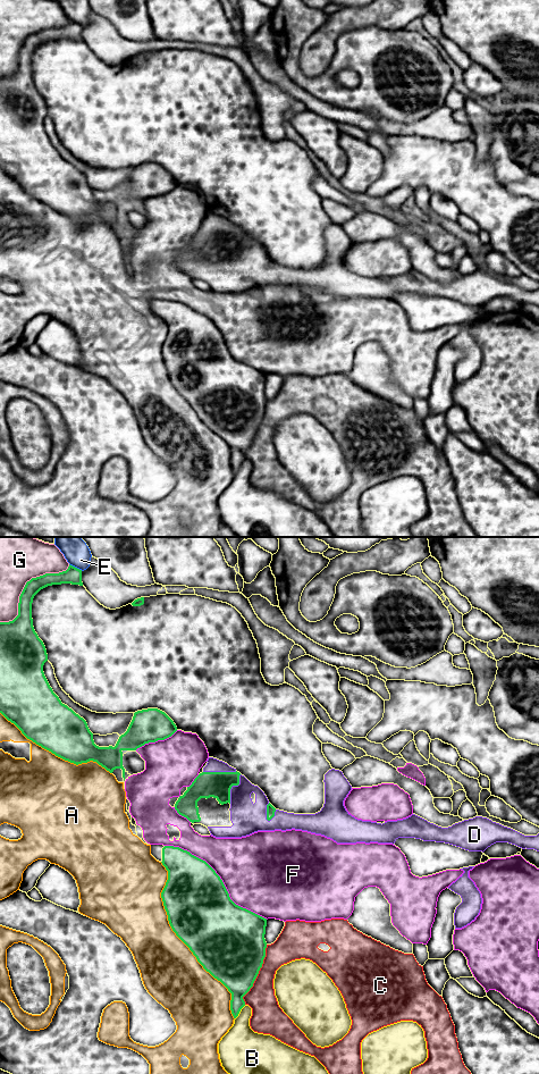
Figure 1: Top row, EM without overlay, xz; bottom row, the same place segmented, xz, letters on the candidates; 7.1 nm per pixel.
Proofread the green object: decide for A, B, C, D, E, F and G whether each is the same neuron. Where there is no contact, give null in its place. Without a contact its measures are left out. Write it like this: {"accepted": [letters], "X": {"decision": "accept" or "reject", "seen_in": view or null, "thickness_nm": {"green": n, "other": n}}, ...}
{"accepted": ["D"], "A": {"decision": "reject", "seen_in": "xz", "thickness_nm": {"green": 460, "other": 420}}, "B": {"decision": "reject", "seen_in": "xz", "thickness_nm": {"green": 240, "other": 280}}, "C": {"decision": "reject", "seen_in": "xz", "thickness_nm": {"green": 460, "other": 200}}, "D": {"decision": "accept", "seen_in": "xz", "thickness_nm": {"green": 190, "other": 220}}, "E": {"decision": "reject", "seen_in": "xz", "thickness_nm": {"green": 120, "other": 160}}, "F": {"decision": "reject", "seen_in": "xz", "thickness_nm": {"green": 460, "other": 480}}, "G": {"decision": "reject", "seen_in": "xz", "thickness_nm": {"green": 120, "other": 280}}}

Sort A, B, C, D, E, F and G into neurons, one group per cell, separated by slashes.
A F / B / C / D / E / G

